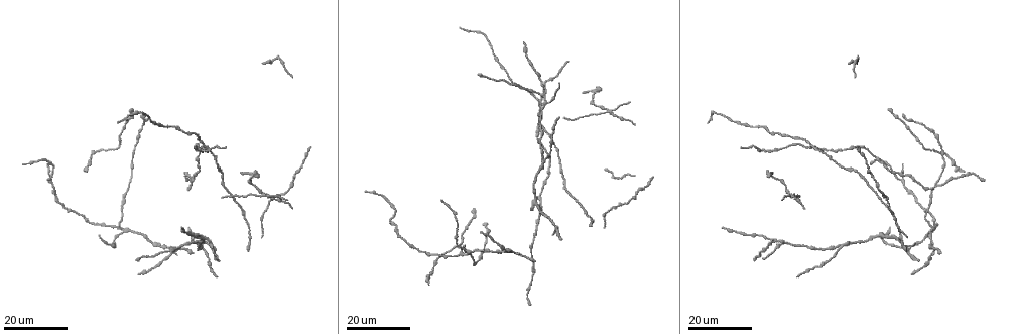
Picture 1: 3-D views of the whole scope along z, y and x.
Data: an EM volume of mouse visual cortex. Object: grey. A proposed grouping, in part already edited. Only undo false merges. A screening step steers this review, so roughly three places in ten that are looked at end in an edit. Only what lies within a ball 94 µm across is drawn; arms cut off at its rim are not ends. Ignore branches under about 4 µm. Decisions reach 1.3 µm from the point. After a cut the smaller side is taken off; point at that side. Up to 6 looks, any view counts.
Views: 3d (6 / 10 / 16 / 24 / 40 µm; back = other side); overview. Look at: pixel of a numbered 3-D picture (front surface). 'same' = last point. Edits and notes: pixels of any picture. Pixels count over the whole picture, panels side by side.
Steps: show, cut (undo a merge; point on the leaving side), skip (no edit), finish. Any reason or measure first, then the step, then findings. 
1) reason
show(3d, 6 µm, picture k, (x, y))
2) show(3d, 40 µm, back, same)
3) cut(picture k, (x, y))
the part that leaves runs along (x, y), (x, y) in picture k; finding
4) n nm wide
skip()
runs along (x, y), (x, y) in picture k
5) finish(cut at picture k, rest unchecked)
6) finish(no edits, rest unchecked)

a fork
show(3d, 16 µm, picture 1, (545, 100))

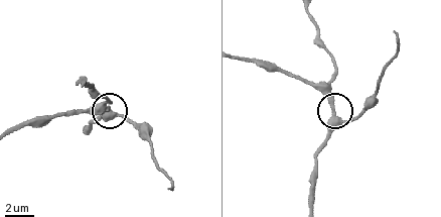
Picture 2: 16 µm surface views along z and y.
show(3d, 6 µm, picture 2, (116, 114))

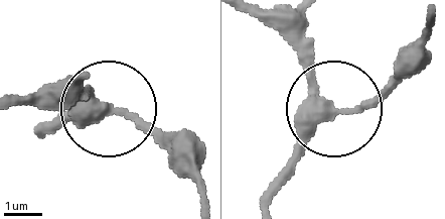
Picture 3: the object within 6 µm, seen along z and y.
3 arms
skip()
runs along (40, 137), (114, 111), (188, 176) in picture 3; one neuron here

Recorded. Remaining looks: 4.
four arms meet
show(3d, 16 µm, picture 1, (267, 195))

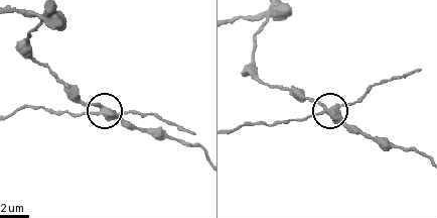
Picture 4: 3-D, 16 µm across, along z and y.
show(3d, 10 µm, picture 4, (100, 114))

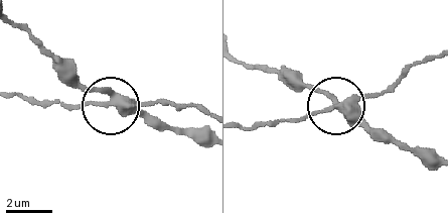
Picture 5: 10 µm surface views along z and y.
show(3d, 6 µm, picture 5, (335, 108))

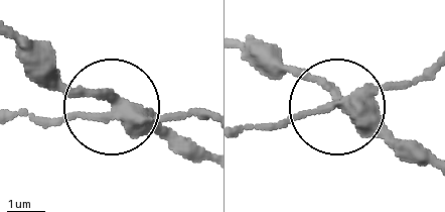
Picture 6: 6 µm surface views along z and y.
4 arms
cut(picture 6, (189, 109))
the part that leaves runs along (126, 121), (23, 114) in picture 6; two neurons meet here

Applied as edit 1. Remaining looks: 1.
finish(cut at picture 6, rest unchecked)

